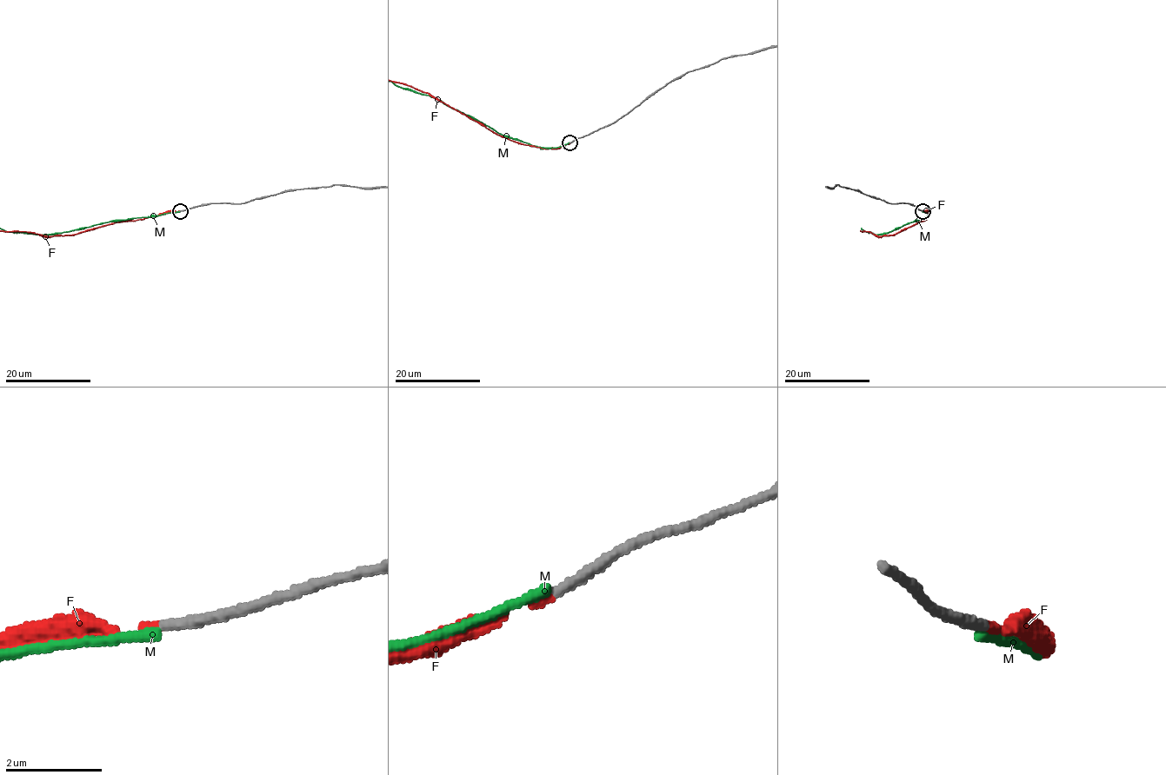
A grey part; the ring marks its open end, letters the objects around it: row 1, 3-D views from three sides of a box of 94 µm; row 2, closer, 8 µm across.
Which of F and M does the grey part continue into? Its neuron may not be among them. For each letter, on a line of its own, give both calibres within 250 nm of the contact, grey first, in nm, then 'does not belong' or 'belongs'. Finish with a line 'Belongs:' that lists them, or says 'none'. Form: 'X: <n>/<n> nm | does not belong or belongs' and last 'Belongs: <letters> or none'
F: 240/160 nm | belongs
M: 240/200 nm | does not belong
Belongs: F

